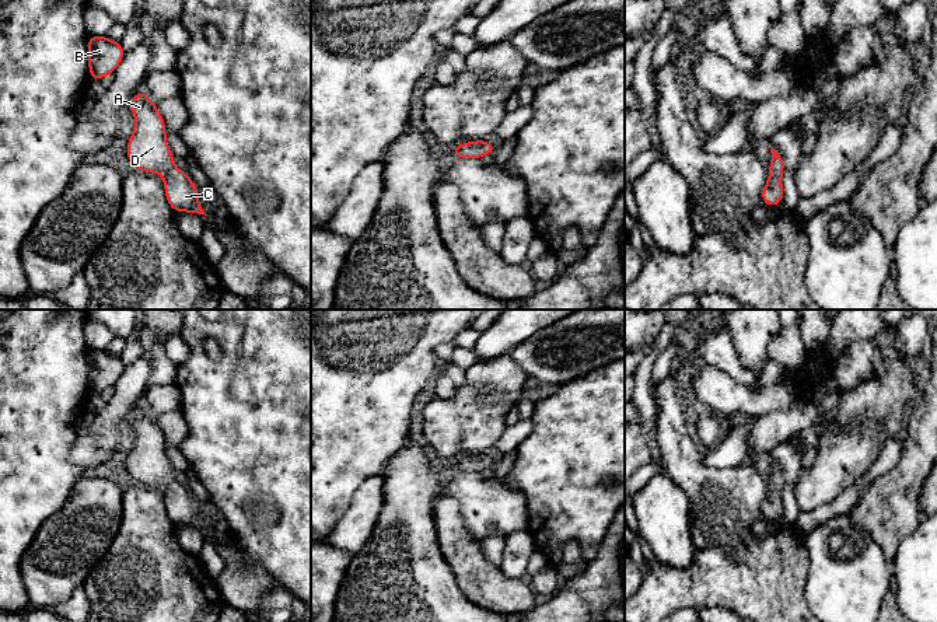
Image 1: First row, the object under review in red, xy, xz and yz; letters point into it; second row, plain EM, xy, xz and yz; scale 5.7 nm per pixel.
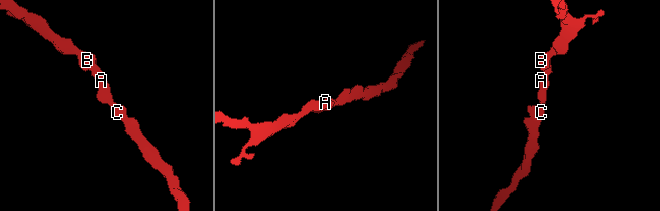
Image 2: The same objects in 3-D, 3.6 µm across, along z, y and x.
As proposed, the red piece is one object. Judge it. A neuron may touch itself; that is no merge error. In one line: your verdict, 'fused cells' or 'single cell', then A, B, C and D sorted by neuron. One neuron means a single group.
single cell; groups A B C D

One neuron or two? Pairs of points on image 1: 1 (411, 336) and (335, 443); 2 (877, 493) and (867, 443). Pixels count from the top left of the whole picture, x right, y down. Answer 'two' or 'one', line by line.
1: one
2: two

